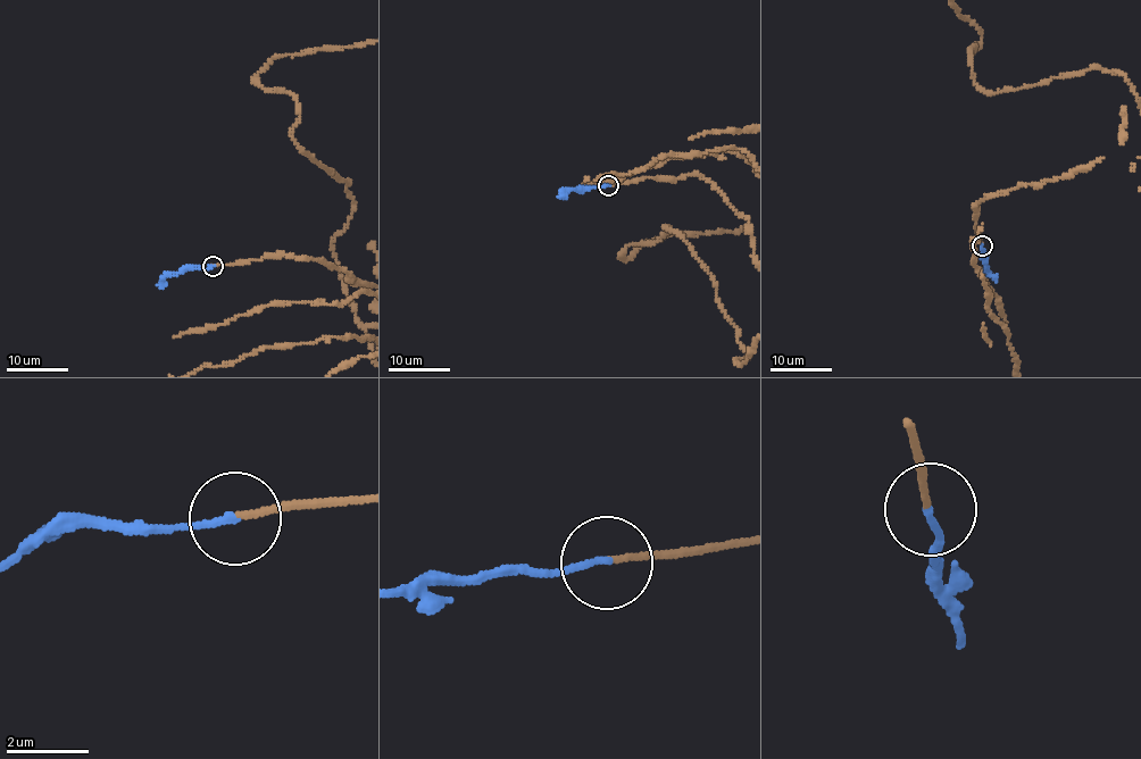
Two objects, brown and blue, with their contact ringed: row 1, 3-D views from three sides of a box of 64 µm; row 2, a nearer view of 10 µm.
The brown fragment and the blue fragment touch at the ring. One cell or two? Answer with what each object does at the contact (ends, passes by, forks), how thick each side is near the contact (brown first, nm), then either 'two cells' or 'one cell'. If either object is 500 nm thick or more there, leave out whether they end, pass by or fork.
brown ends there; blue ends there; 140 nm thick on the brown side, 150 nm on the other; one cell

